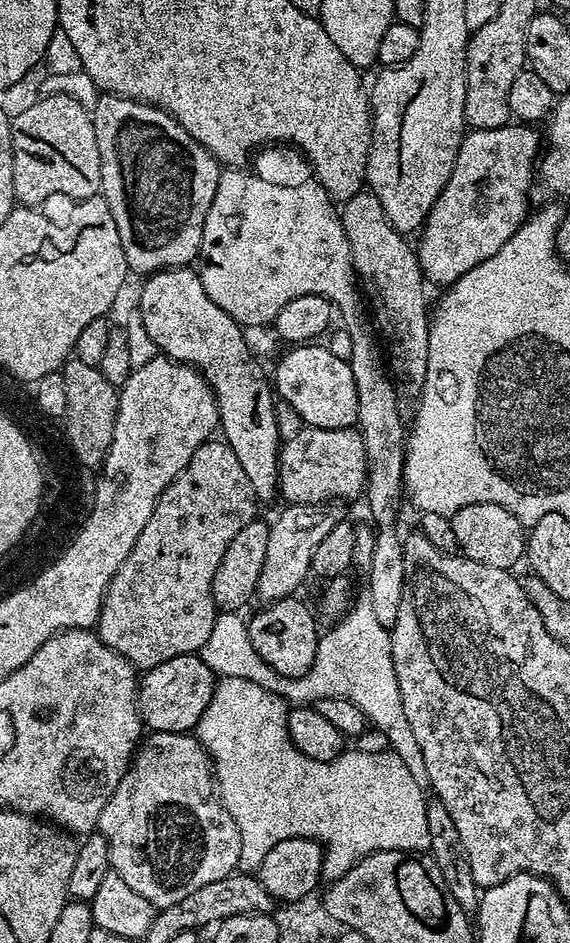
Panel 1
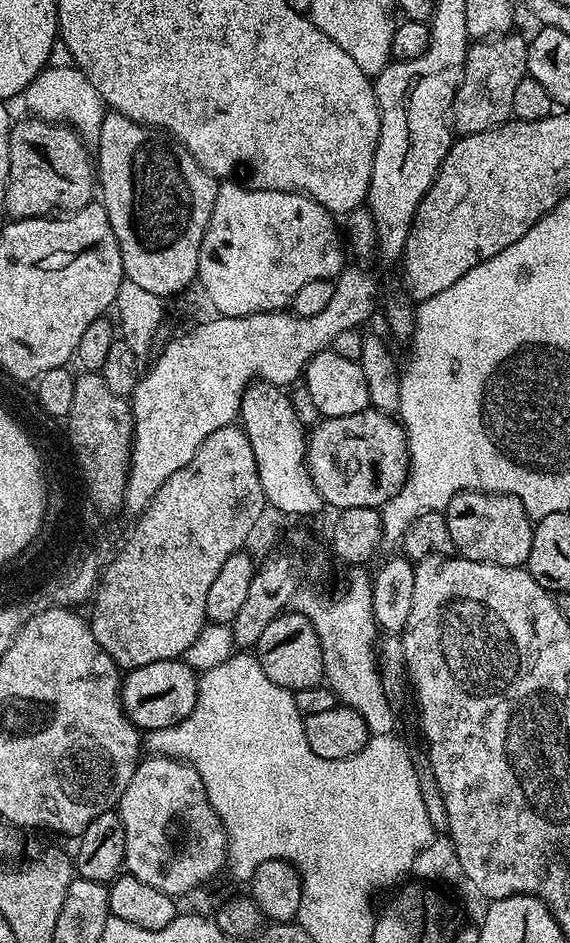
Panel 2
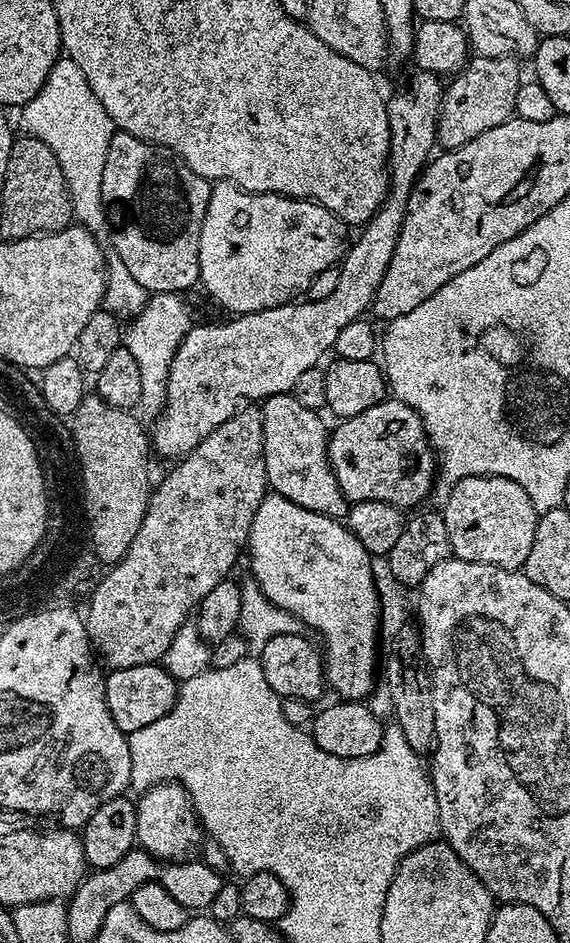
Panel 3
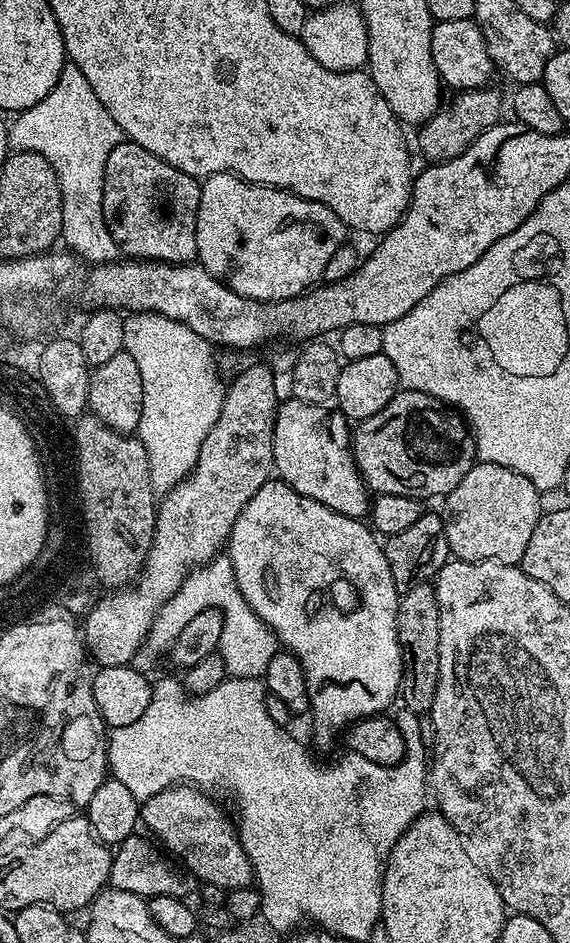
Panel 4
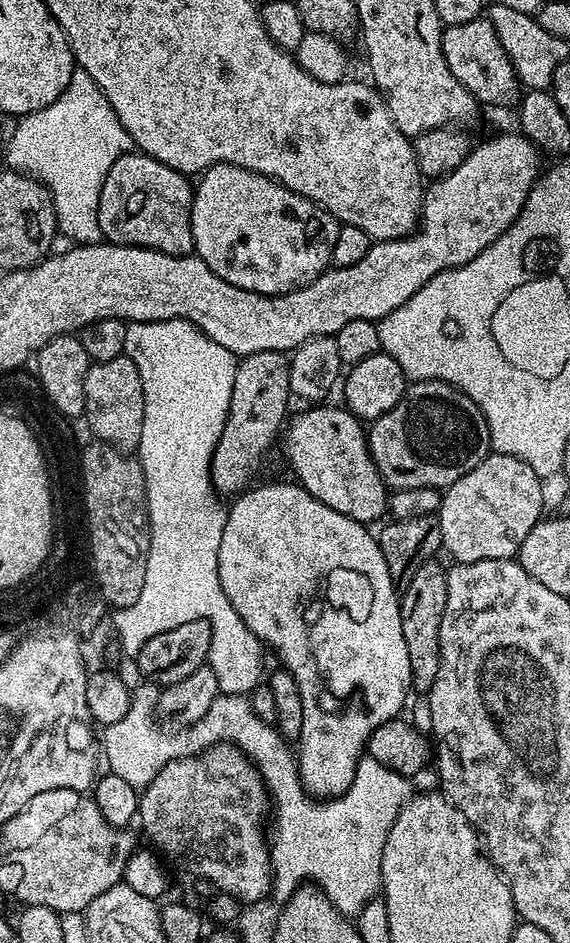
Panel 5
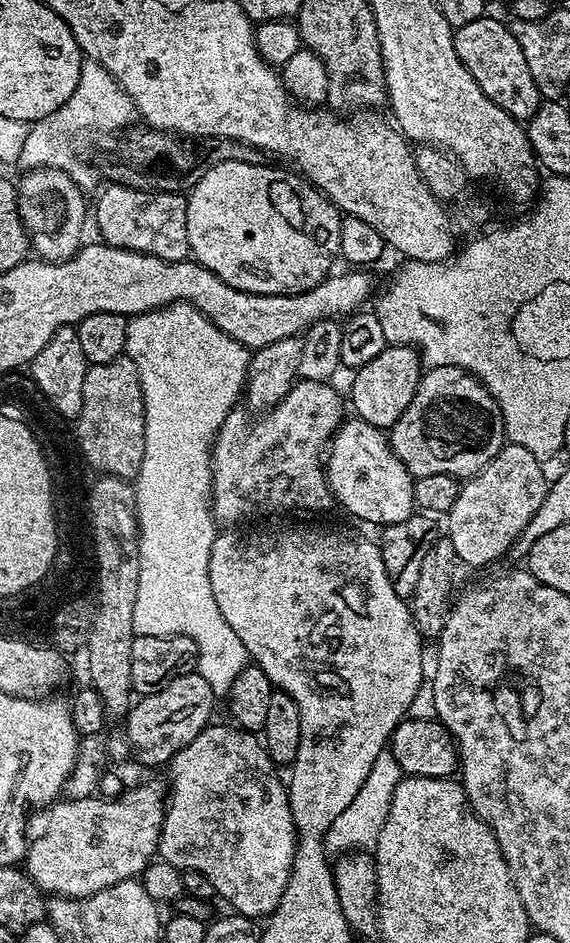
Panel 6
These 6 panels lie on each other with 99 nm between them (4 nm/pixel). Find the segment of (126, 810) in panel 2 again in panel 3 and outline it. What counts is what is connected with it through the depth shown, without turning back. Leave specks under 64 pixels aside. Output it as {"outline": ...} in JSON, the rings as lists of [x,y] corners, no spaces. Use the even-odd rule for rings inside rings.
{"outline":[[[165,782],[148,789],[139,799],[135,801],[137,814],[135,843],[161,862],[188,860],[201,843],[202,828],[187,790],[175,782]]]}

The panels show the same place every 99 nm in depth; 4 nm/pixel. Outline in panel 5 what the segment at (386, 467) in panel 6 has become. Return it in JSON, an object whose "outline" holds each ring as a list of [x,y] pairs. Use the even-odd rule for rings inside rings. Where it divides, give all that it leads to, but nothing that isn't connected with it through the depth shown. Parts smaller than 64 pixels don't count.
{"outline":[[[328,406],[305,407],[305,412],[287,421],[282,444],[284,440],[288,464],[297,476],[293,477],[330,510],[338,510],[338,514],[346,514],[359,524],[371,525],[371,520],[388,512],[390,492],[372,461],[365,425],[347,407],[324,407]]]}

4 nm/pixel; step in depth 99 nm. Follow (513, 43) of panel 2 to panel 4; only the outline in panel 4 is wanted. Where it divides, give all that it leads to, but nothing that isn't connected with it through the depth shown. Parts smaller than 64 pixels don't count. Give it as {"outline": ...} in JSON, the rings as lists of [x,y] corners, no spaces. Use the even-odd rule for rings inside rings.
{"outline":[[[492,86],[469,88],[455,93],[452,101],[445,103],[439,112],[419,125],[416,144],[428,164],[441,164],[450,158],[458,158],[475,140],[495,124],[501,123],[500,96]]]}

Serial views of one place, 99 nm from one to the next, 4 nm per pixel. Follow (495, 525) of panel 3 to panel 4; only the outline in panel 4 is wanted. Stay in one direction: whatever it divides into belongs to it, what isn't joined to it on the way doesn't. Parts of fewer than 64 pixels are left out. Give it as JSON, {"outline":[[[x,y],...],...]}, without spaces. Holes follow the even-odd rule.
{"outline":[[[477,462],[446,497],[448,516],[443,517],[449,553],[458,560],[493,560],[519,565],[526,542],[542,515],[542,493],[522,474],[506,466]]]}

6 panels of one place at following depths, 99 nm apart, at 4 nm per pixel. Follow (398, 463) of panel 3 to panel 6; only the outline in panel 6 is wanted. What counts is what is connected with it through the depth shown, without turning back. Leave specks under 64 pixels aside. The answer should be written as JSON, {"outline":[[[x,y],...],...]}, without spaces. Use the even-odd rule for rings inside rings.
{"outline":[[[458,366],[428,368],[402,418],[390,430],[394,454],[413,478],[426,474],[477,476],[506,443],[504,419],[498,402],[477,376]]]}

